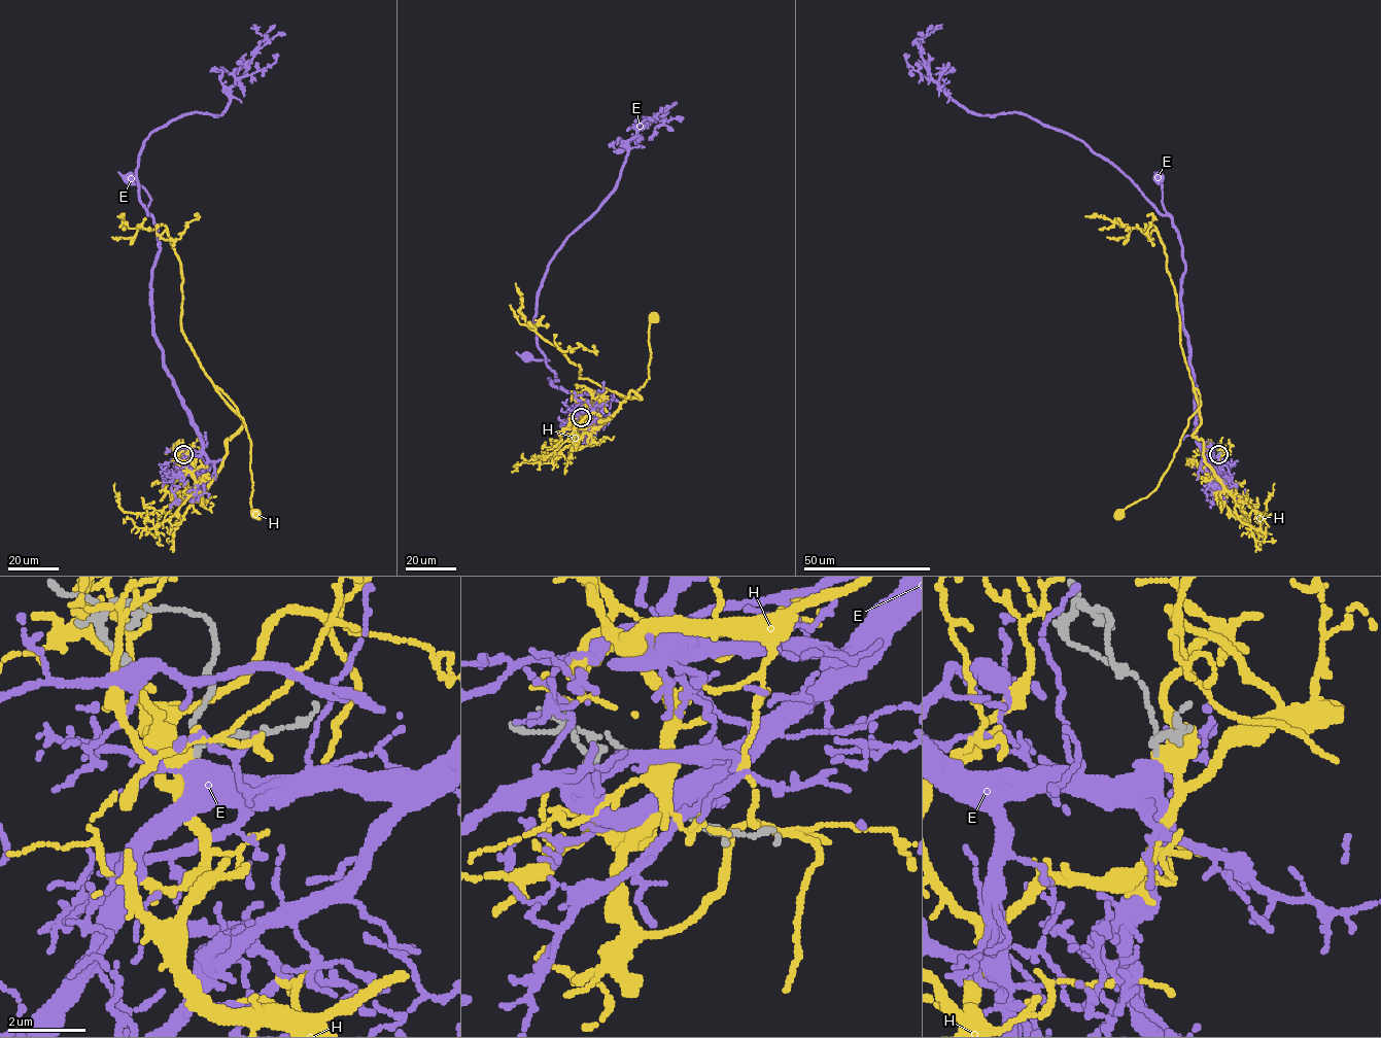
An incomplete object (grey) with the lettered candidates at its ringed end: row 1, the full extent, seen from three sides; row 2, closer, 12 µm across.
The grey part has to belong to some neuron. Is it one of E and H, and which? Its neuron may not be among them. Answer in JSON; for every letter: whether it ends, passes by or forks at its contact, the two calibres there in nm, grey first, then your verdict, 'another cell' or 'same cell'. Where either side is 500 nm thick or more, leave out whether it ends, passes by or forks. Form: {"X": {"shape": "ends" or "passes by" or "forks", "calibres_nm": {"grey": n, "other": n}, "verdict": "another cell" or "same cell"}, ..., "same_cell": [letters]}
{"E": {"shape": "passes by", "calibres_nm": {"grey": 130, "other": 460}, "verdict": "same cell"}, "H": {"shape": "passes by", "calibres_nm": {"grey": 130, "other": 440}, "verdict": "another cell"}, "same_cell": ["E"]}

